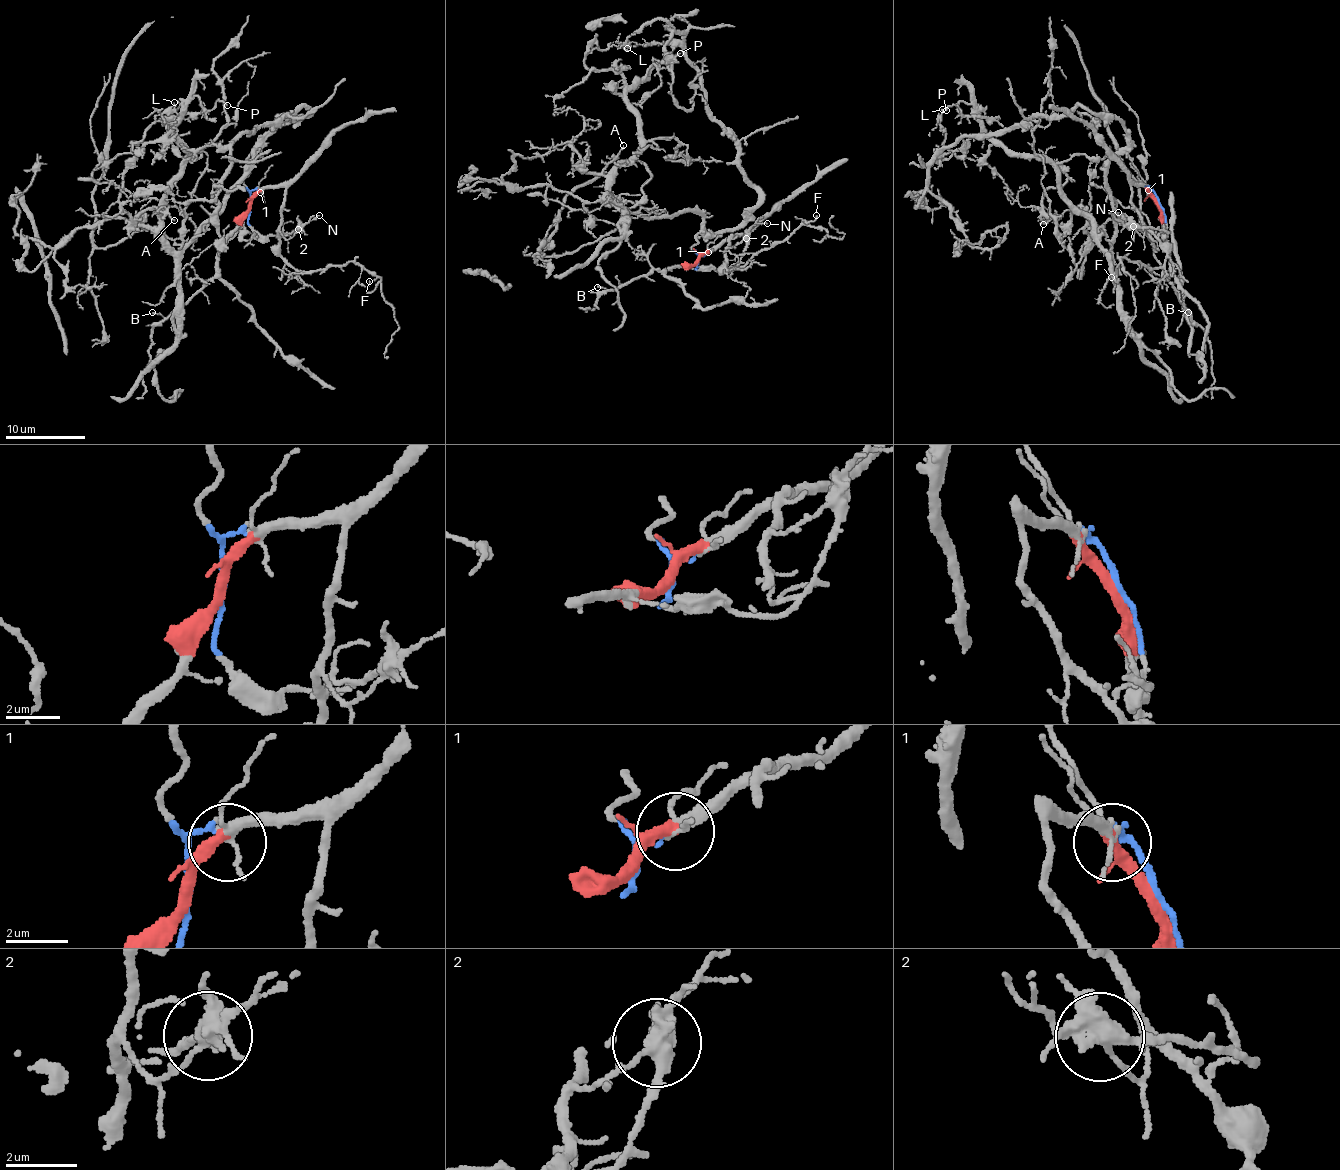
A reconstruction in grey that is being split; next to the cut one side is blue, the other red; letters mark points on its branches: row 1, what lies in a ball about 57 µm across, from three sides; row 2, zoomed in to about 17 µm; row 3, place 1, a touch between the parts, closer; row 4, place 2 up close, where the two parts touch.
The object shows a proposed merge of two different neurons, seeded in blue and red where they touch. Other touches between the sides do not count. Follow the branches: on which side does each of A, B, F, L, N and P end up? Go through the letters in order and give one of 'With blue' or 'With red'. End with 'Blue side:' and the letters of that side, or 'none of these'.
A: With blue
B: With red
F: With red
L: With blue
N: With blue
P: With blue
Blue side: A, L, N, P

